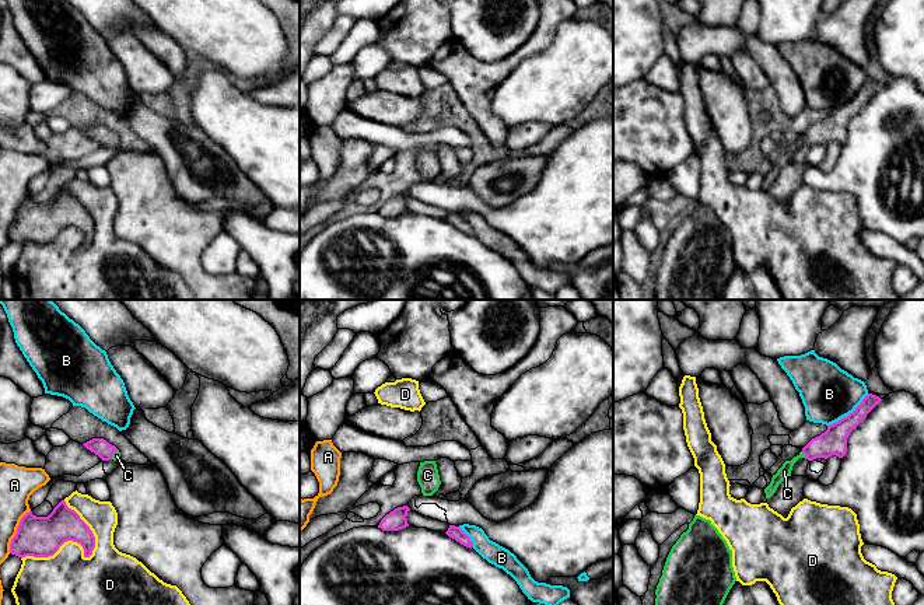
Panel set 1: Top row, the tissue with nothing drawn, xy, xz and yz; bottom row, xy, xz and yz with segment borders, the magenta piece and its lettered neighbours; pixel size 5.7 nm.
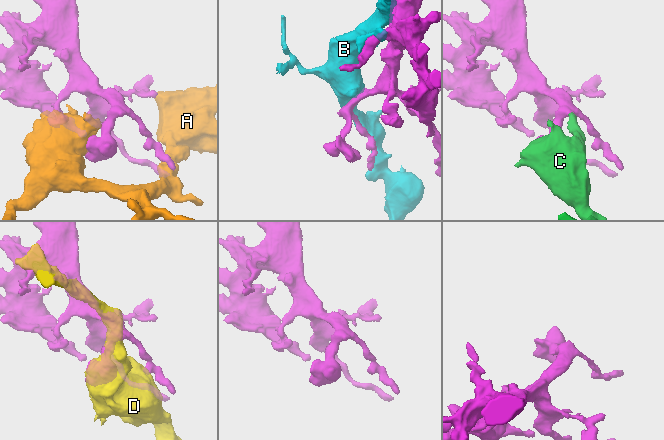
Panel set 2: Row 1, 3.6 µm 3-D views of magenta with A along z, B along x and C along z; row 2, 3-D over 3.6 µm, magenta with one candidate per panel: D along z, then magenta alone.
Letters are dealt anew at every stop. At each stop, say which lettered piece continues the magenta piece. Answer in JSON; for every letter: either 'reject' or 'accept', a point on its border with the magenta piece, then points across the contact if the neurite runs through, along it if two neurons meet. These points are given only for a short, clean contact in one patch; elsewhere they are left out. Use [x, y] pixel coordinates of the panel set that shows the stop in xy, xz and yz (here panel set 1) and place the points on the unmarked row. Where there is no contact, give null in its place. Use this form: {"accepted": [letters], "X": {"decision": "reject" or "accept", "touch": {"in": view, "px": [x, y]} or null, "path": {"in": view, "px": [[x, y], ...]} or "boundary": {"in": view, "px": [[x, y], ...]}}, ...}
{"accepted": ["C"], "A": {"decision": "reject", "touch": {"in": "xy", "px": [17, 217]}}, "B": {"decision": "reject", "touch": {"in": "yz", "px": [850, 100]}}, "C": {"decision": "accept", "touch": {"in": "yz", "px": [805, 140]}, "path": {"in": "yz", "px": [[833, 128], [805, 140], [797, 143], [784, 157]]}}, "D": {"decision": "reject", "touch": {"in": "xy", "px": [67, 226]}}}

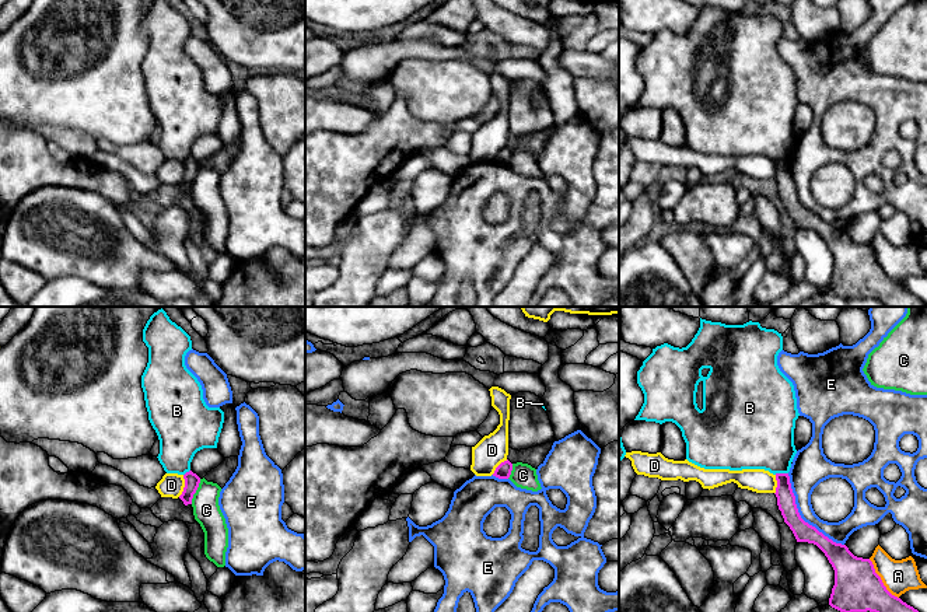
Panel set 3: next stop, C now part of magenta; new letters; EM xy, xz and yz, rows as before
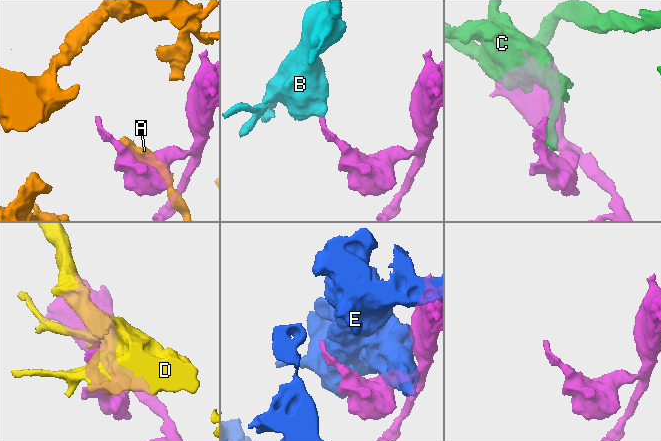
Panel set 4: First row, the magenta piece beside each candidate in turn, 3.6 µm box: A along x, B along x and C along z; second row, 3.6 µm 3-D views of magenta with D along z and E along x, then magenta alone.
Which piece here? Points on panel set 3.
{"accepted": [], "A": {"decision": "reject", "touch": {"in": "yz", "px": [881, 266]}}, "B": {"decision": "reject", "touch": {"in": "yz", "px": [780, 160]}, "boundary": {"in": "yz", "px": [[787, 158], [775, 160]]}}, "C": {"decision": "reject", "touch": {"in": "xy", "px": [195, 178]}}, "D": {"decision": "reject", "touch": {"in": "xy", "px": [185, 172]}, "boundary": {"in": "xy", "px": [[184, 161], [184, 177], [178, 182]]}}, "E": {"decision": "reject", "touch": {"in": "yz", "px": [800, 203]}}}

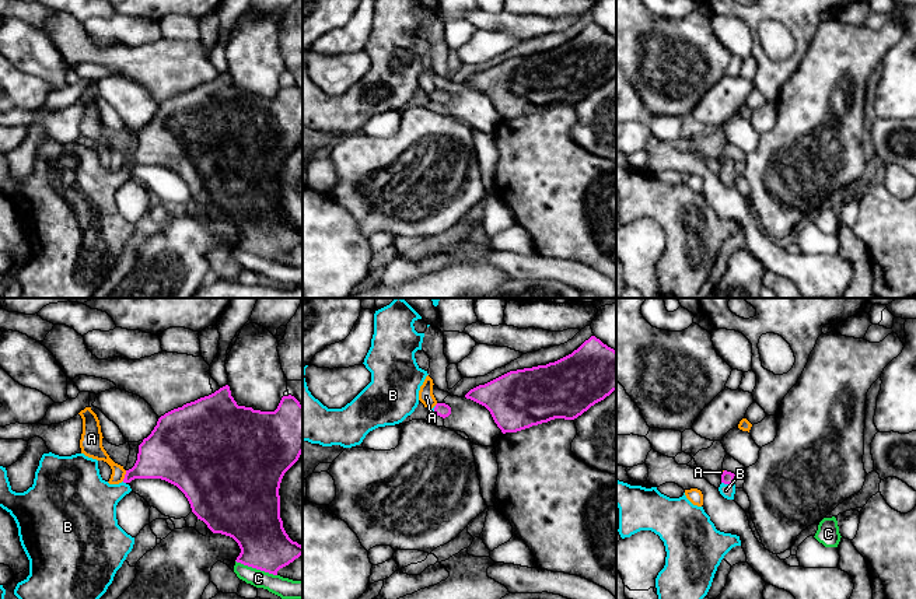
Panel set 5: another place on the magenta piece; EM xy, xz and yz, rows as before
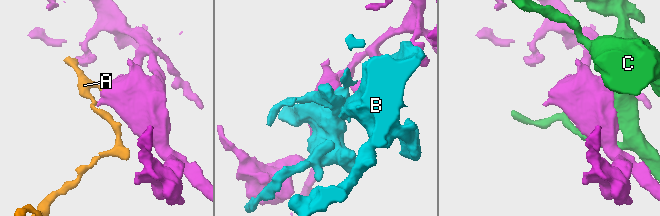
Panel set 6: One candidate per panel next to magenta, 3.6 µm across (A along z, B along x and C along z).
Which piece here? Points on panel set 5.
{"accepted": ["B"], "A": {"decision": "reject", "touch": {"in": "xy", "px": [125, 163]}}, "B": {"decision": "accept", "touch": {"in": "yz", "px": [727, 170]}, "path": {"in": "yz", "px": [[727, 164], [727, 170], [726, 177]]}}, "C": {"decision": "reject", "touch": {"in": "xy", "px": [257, 255]}}}

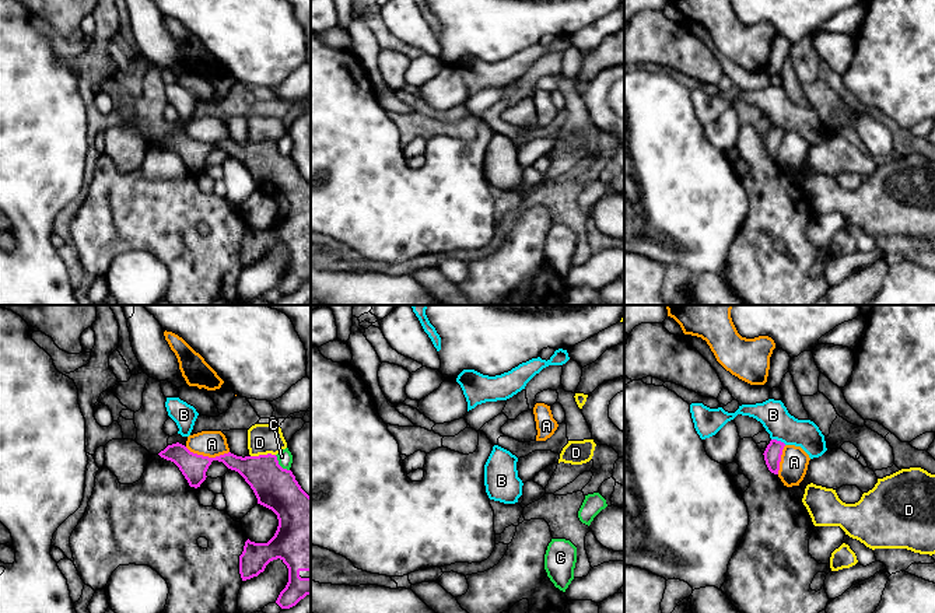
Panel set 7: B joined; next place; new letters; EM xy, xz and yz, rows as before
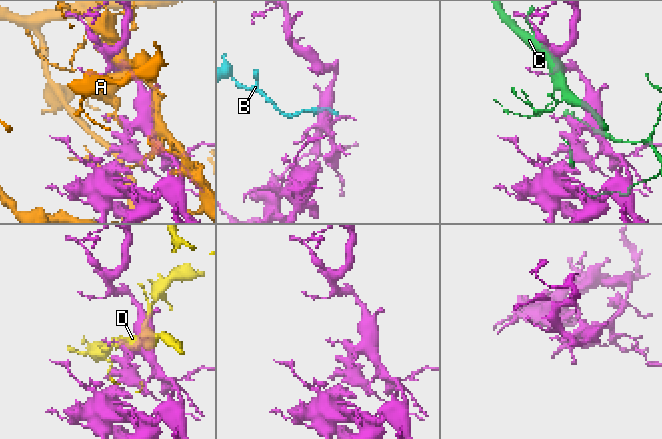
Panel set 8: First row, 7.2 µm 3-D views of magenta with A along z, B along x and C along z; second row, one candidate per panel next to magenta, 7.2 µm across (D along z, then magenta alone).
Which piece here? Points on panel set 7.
{"accepted": [], "A": {"decision": "reject", "touch": {"in": "xy", "px": [207, 143]}}, "B": {"decision": "reject", "touch": {"in": "yz", "px": [778, 128]}, "boundary": {"in": "yz", "px": [[771, 125], [785, 130]]}}, "C": {"decision": "reject", "touch": {"in": "xy", "px": [279, 151]}}, "D": {"decision": "reject", "touch": {"in": "xy", "px": [262, 142]}}}

